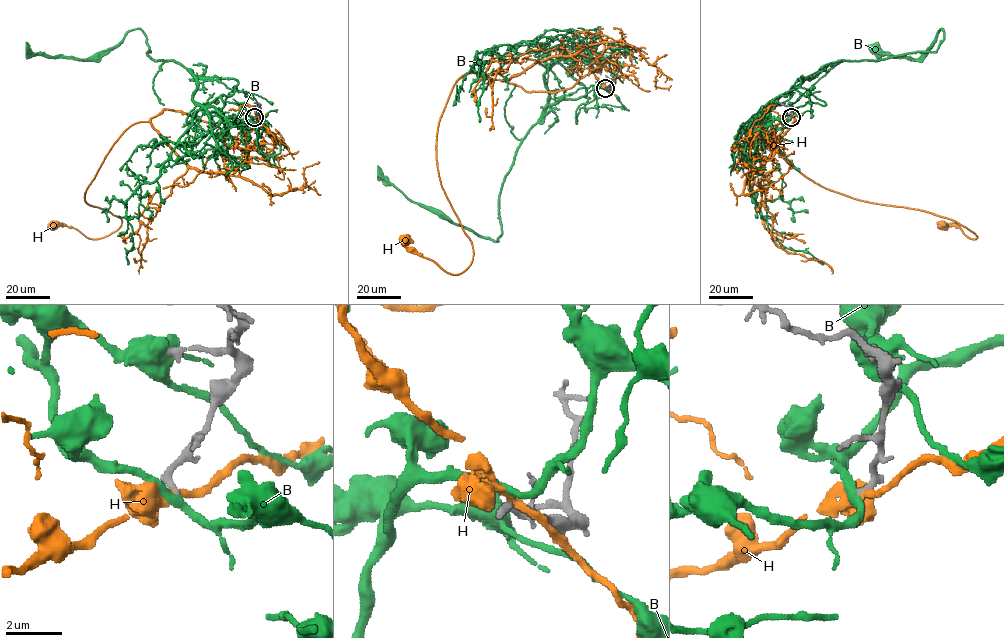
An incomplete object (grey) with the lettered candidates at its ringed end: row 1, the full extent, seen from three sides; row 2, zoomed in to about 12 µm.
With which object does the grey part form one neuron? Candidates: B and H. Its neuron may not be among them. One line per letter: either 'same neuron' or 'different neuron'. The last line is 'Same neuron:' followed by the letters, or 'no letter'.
B: different neuron
H: different neuron
Same neuron: no letter

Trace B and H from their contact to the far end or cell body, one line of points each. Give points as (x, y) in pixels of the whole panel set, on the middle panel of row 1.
B: (607, 87), (576, 122), (589, 98), (550, 104), (523, 140), (497, 241), (379, 173)
H: (606, 87), (596, 68), (552, 92), (466, 73), (438, 121), (436, 148), (473, 259), (447, 273), (405, 240)

